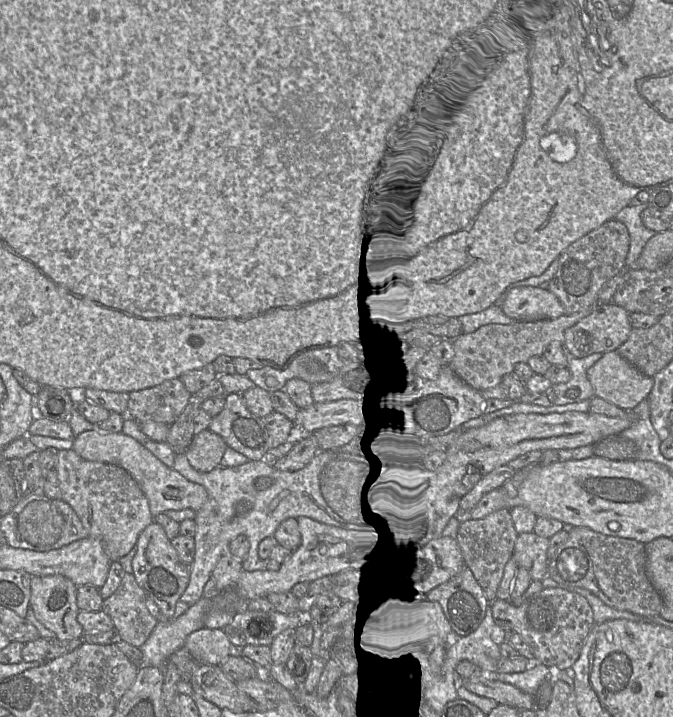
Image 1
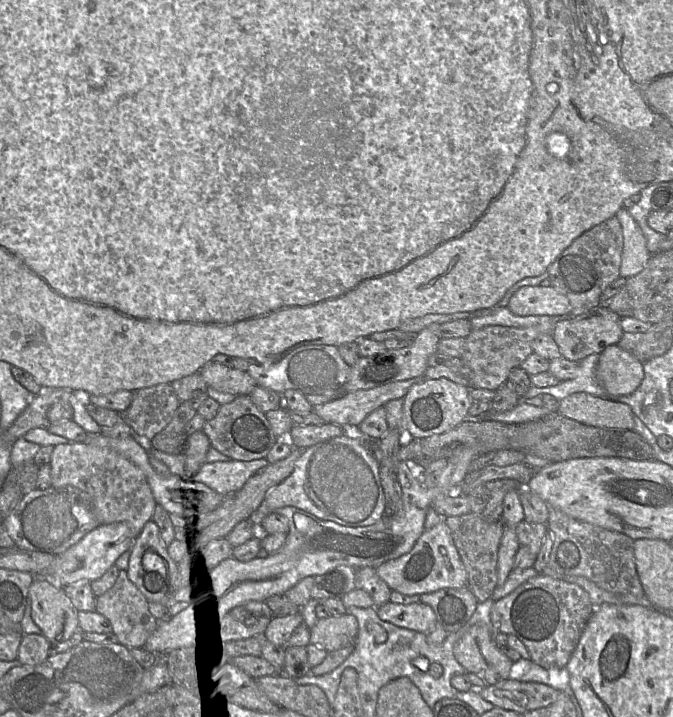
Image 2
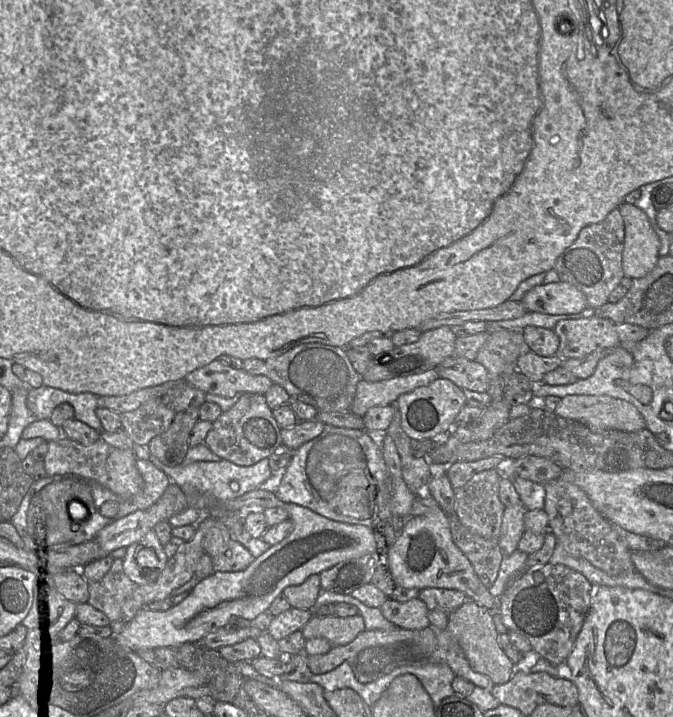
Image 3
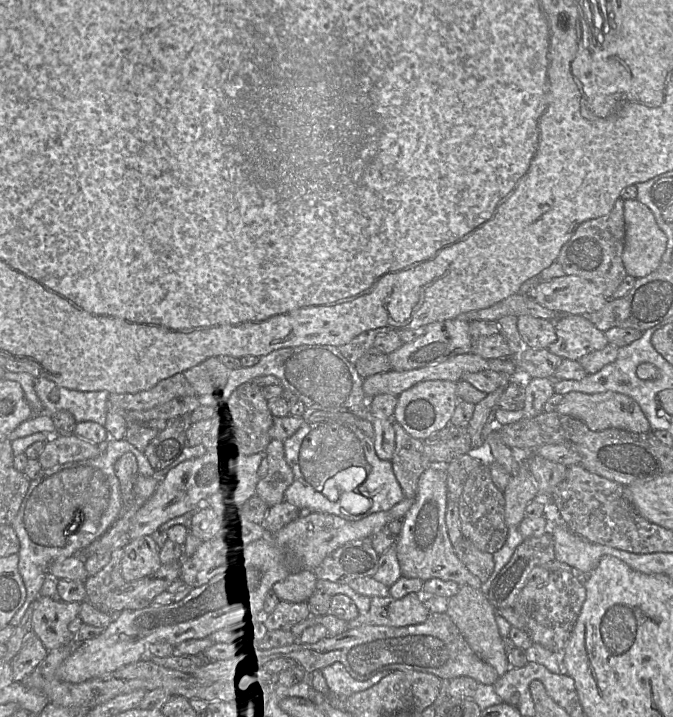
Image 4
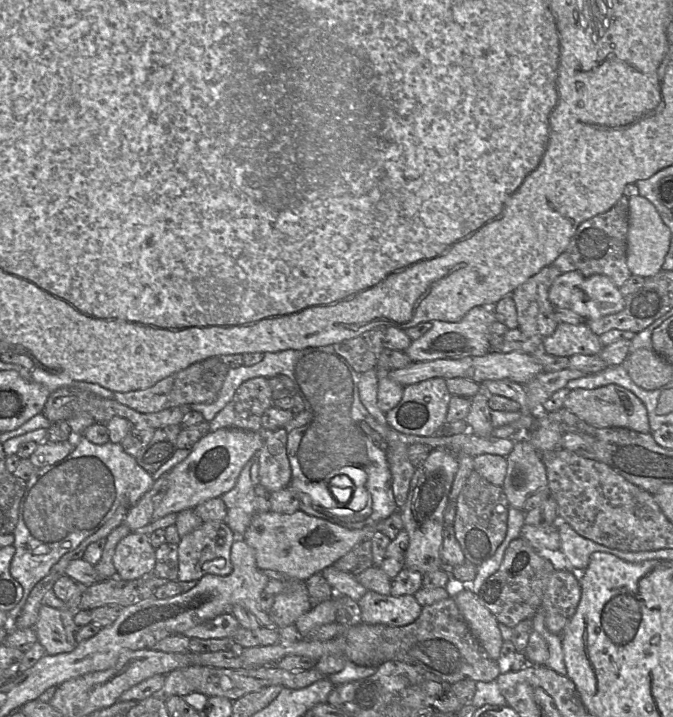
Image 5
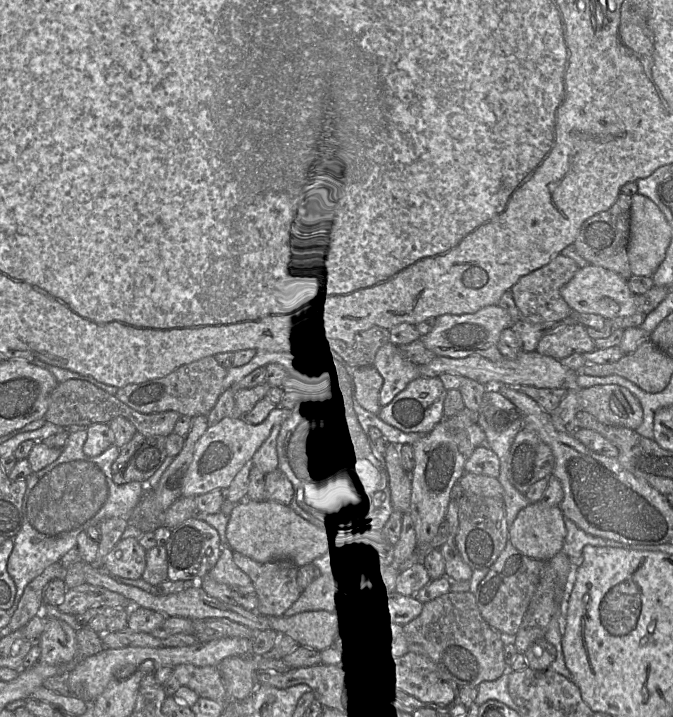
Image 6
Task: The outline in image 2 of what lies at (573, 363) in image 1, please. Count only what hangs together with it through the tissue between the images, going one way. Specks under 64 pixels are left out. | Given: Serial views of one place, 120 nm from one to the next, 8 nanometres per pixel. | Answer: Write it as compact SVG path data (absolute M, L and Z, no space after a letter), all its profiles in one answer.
M592 354L583 360L579 361L578 375L570 380L561 381L556 386L550 387L535 387L531 386L525 395L524 399L535 398L544 394L549 394L561 401L567 396L577 393L585 392L597 397L608 397L607 393L599 382L596 375L596 367L598 364L600 354Z

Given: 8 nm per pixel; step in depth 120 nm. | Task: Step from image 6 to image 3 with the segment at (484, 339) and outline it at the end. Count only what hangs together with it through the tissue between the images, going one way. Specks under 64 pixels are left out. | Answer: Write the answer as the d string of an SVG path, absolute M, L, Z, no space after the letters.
M440 326L422 332L416 342L395 346L388 352L371 357L367 370L361 379L368 382L377 382L396 377L419 374L437 367L444 359L455 355L456 335L448 326Z

